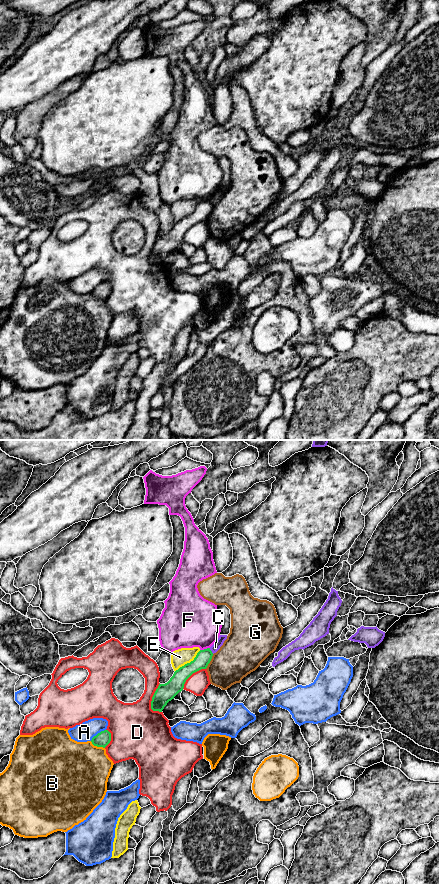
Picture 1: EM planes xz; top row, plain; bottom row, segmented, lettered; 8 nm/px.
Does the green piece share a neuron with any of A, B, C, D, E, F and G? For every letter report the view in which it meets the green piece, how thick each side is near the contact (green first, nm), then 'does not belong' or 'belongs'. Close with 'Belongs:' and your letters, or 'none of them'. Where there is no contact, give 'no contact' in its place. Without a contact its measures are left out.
A: xz | 120/150 nm | does not belong
B: xz | 120/480 nm | does not belong
C: xz | 120/70 nm | does not belong
D: xz | 150/400 nm | does not belong
E: xz | 130/140 nm | does not belong
F: xz | 120/420 nm | does not belong
G: xz | 120/320 nm | does not belong
Belongs: none of them

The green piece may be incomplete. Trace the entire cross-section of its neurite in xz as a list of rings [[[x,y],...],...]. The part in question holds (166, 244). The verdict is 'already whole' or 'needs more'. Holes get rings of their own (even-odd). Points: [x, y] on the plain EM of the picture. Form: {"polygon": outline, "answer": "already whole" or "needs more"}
{"polygon": [[[210,200],[200,202],[194,212],[176,222],[167,235],[159,236],[152,249],[151,261],[162,264],[167,255],[183,242],[186,232],[193,225],[207,220],[212,208]]], "answer": "already whole"}

